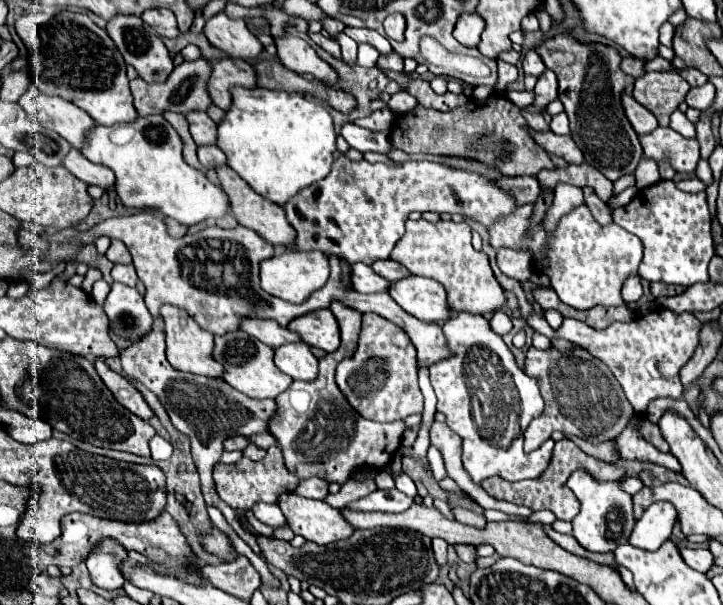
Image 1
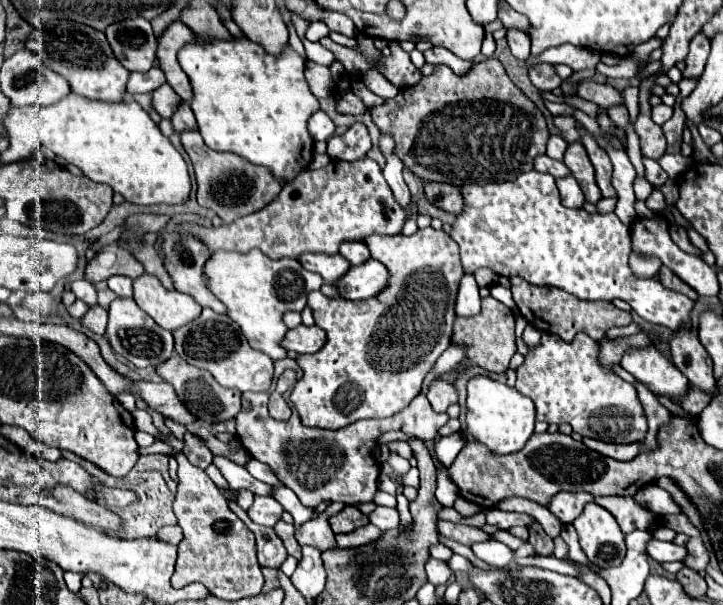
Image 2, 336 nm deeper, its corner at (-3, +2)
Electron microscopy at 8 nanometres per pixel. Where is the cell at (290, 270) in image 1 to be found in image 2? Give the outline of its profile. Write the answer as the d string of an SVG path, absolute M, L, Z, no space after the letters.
M259 249L249 253L213 251L203 267L203 275L207 287L227 307L227 317L241 327L249 345L263 351L273 361L287 357L287 351L281 347L281 341L287 333L283 313L295 311L293 307L305 307L307 293L323 285L323 279L303 269L299 261L289 257L271 259Z

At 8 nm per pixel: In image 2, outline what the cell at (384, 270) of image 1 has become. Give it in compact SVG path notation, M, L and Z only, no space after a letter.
M345 241L339 247L339 255L347 257L347 261L351 261L351 265L361 265L363 261L367 261L371 257L367 251L367 245L361 241Z

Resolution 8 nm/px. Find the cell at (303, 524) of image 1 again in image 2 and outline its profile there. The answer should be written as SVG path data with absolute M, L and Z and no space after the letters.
M365 525L353 533L347 533L347 535L337 535L337 545L341 549L351 549L351 547L363 547L363 545L369 545L373 541L377 541L381 537L381 531L375 527L375 525Z

